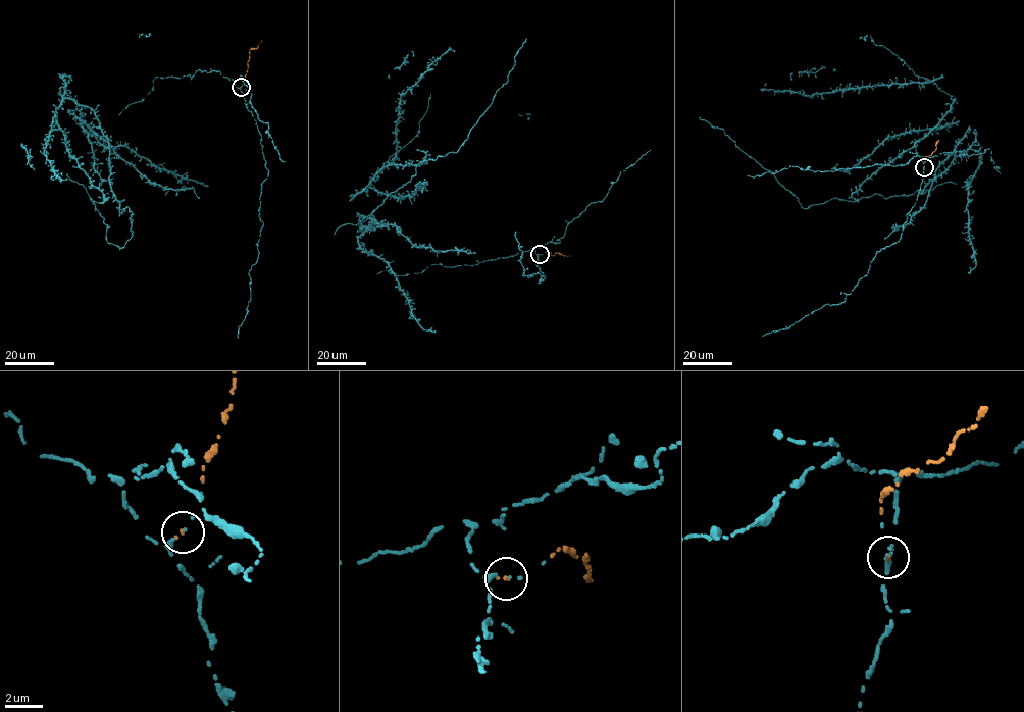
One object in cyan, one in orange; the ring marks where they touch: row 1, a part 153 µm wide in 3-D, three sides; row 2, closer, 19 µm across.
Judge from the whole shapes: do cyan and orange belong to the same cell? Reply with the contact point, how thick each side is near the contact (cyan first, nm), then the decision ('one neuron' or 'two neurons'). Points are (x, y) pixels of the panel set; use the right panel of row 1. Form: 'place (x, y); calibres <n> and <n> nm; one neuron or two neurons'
place (924, 167); calibres 190 and 150 nm; one neuron

